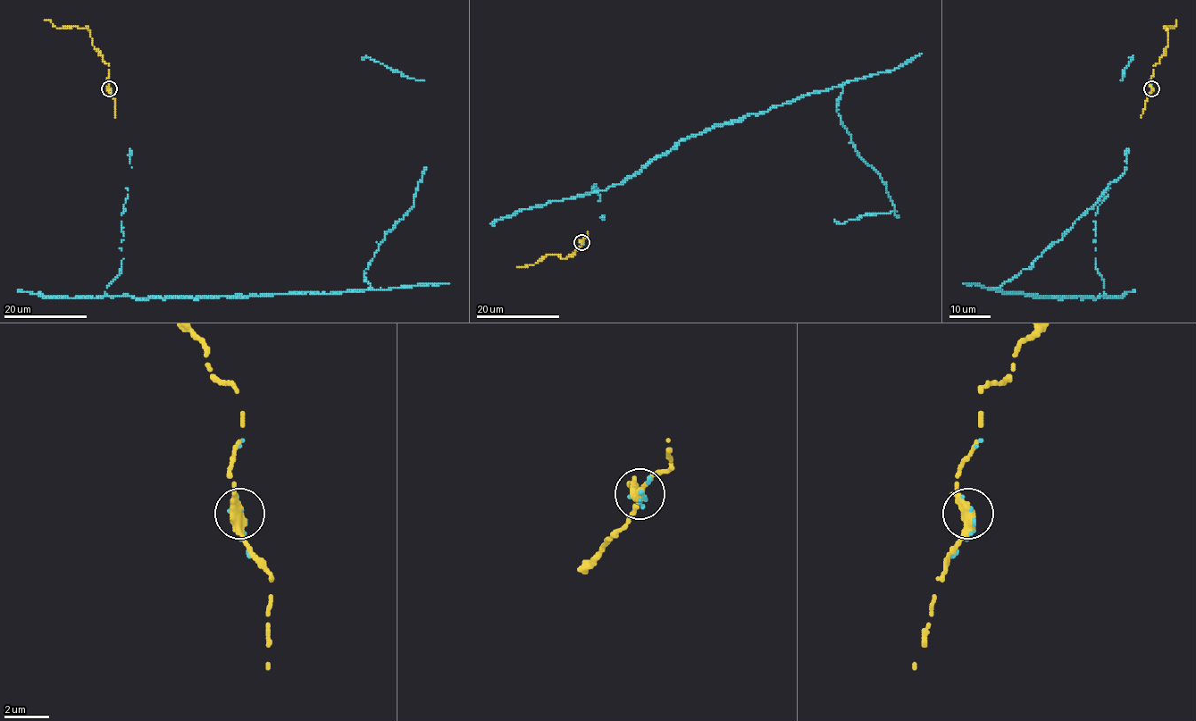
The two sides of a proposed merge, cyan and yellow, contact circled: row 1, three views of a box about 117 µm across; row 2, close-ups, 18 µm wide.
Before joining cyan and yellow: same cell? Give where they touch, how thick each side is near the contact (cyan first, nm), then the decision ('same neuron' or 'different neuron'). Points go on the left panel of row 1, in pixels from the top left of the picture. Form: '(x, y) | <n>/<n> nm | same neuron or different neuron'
(109, 88) | 160/440 nm | same neuron

